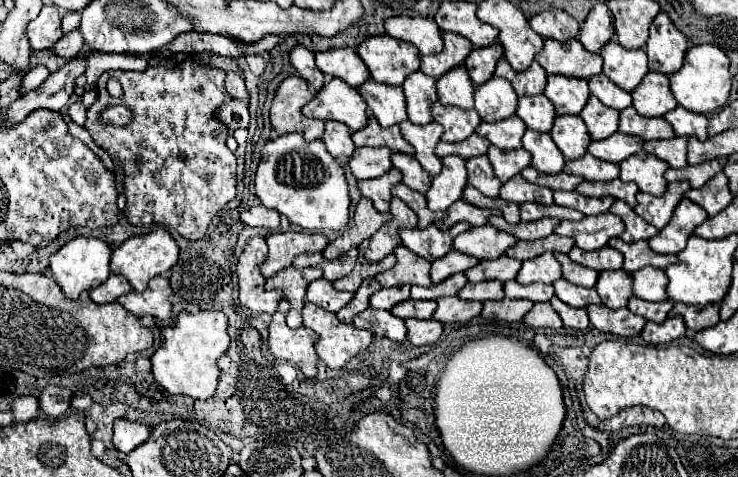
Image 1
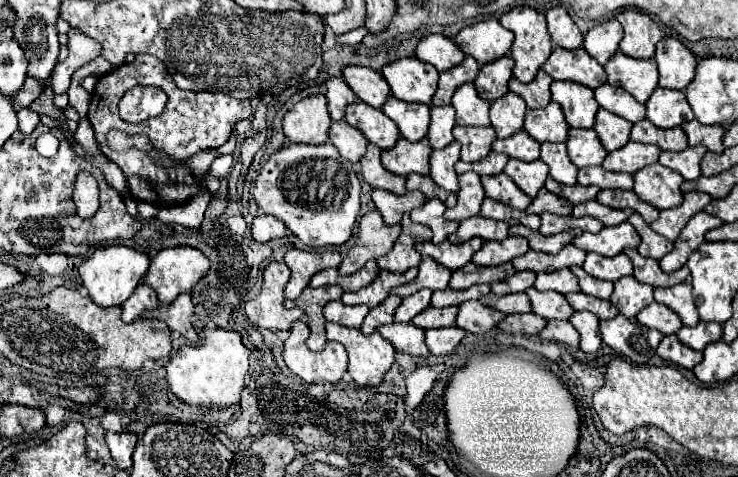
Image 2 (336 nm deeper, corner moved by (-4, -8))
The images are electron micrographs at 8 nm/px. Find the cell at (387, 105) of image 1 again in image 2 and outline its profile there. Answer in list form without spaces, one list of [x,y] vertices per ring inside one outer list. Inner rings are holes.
[[[393,96],[381,108],[399,128],[401,136],[409,142],[419,142],[429,128],[429,106],[427,104],[409,104]]]

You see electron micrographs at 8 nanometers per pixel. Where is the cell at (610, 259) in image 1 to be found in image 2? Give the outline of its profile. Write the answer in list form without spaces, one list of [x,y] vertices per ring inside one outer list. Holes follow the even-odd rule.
[[[587,254],[583,270],[589,276],[615,282],[623,276],[633,274],[633,264],[625,254],[619,254],[619,256],[613,256],[613,258],[603,258],[599,254]]]

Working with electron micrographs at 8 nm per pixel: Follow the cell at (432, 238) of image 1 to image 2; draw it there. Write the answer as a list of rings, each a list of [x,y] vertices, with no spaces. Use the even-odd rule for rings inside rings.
[[[471,238],[463,244],[451,244],[449,240],[441,242],[441,244],[431,244],[431,242],[423,242],[423,244],[417,244],[417,250],[425,256],[431,256],[437,264],[449,268],[449,270],[457,270],[461,266],[465,266],[473,252],[477,252],[481,248],[483,240],[481,238]]]

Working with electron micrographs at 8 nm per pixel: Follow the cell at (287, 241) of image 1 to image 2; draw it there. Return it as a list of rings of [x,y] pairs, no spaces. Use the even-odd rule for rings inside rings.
[[[291,248],[283,262],[291,270],[291,278],[285,286],[285,298],[293,300],[301,294],[301,290],[309,284],[311,276],[325,270],[325,268],[337,268],[341,264],[341,254],[339,252],[305,252]]]

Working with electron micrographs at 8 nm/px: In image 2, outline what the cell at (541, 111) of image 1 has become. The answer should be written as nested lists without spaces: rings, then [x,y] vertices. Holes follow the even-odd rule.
[[[551,102],[545,110],[527,110],[525,130],[537,142],[565,142],[569,124],[563,118],[561,106]]]

